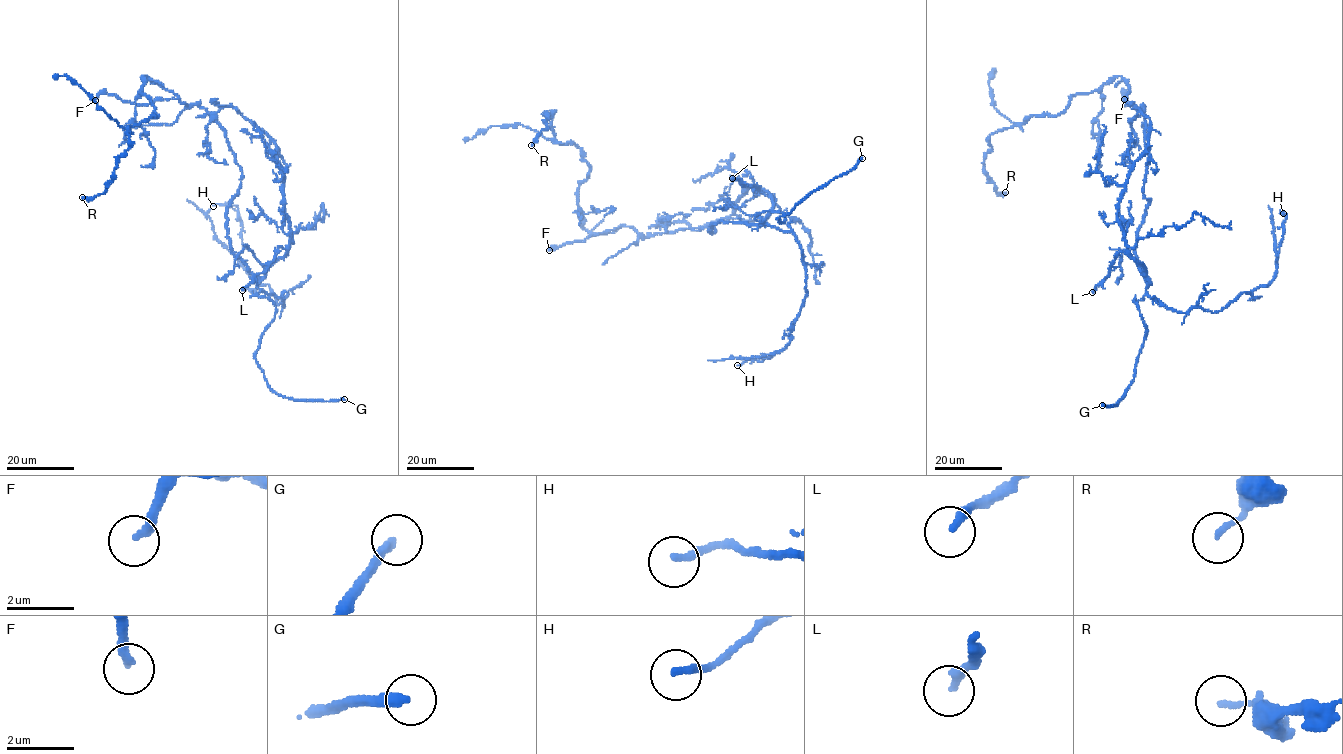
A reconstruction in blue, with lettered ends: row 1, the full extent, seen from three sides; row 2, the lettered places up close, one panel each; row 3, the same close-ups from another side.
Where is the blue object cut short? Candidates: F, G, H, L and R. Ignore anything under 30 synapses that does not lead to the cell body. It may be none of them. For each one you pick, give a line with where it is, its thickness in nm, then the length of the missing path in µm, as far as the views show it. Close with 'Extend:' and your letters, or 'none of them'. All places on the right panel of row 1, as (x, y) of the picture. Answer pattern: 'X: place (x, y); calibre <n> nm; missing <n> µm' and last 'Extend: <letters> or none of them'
F: place (1124, 99); calibre 260 nm; missing 60 µm
G: place (1102, 405); calibre 300 nm; missing 15 µm
Extend: F, G

